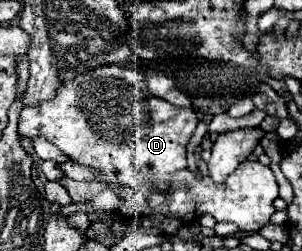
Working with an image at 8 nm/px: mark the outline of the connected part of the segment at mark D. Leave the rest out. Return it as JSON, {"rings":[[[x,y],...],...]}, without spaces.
{"rings":[[[104,64],[60,84],[52,100],[38,106],[24,106],[18,118],[18,134],[28,140],[46,138],[56,148],[60,148],[72,162],[88,166],[100,176],[98,182],[106,182],[120,196],[122,204],[116,210],[122,220],[130,222],[132,228],[152,228],[160,234],[174,234],[182,226],[198,222],[202,214],[210,214],[216,222],[234,222],[242,232],[258,232],[268,224],[274,214],[272,202],[278,198],[278,184],[270,170],[254,160],[244,160],[222,184],[214,184],[208,176],[198,178],[186,164],[186,146],[196,130],[198,112],[194,108],[178,108],[166,100],[158,100],[146,88],[146,74],[138,66],[118,66]]]}

